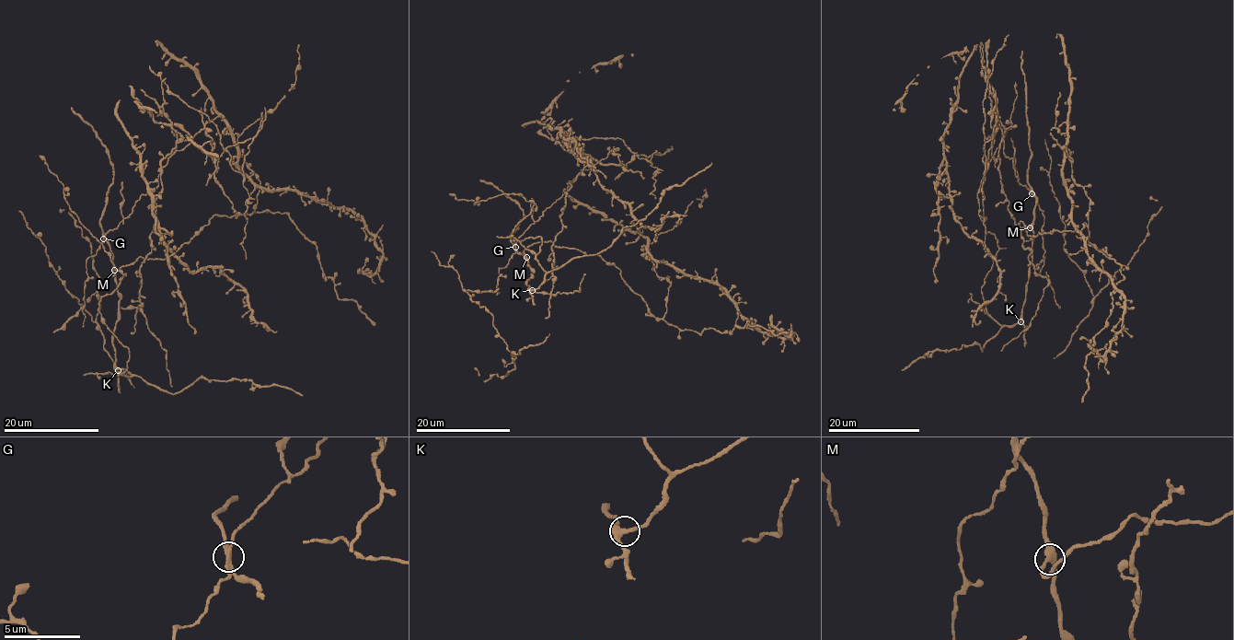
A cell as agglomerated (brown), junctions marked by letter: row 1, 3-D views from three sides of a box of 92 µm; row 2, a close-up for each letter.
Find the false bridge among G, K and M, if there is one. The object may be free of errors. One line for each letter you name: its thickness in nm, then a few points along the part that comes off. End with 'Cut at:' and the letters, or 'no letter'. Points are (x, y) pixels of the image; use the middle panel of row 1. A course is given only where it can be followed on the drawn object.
G: 320 nm | (515, 246), (570, 184), (571, 188), (564, 192), (562, 229), (553, 244), (552, 294), (580, 290), (585, 273)
Cut at: G

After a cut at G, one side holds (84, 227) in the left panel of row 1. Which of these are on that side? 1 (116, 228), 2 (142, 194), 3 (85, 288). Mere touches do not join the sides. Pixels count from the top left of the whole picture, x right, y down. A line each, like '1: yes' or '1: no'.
1: no
2: no
3: no

